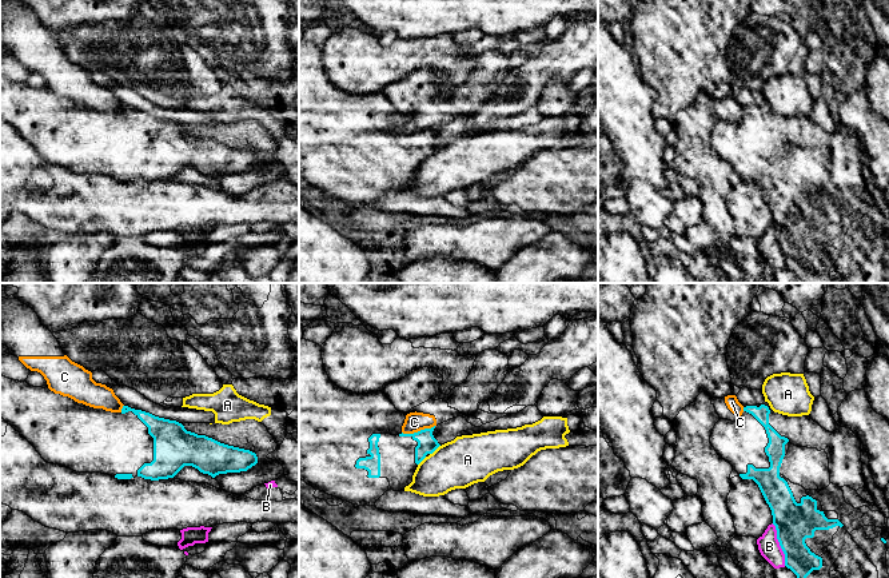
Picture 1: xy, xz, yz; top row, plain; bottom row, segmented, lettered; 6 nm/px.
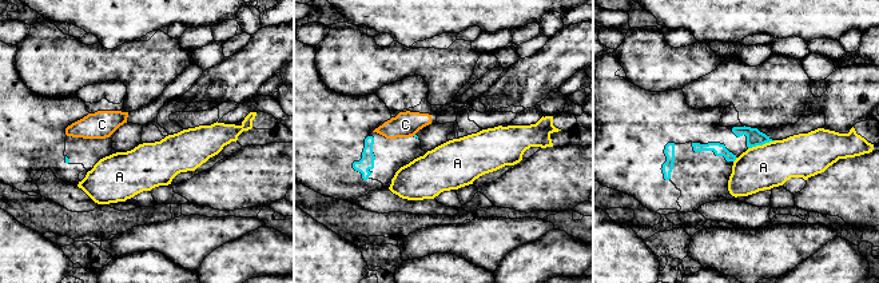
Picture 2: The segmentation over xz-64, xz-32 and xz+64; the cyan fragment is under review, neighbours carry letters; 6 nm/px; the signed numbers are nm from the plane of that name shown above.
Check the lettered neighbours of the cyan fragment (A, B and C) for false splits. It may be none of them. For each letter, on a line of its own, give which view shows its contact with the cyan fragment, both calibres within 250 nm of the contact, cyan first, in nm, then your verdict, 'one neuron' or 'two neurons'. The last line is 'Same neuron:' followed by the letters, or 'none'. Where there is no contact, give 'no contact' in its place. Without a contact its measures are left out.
A: meets cyan in xz; 110 nm thick on the cyan side, 300 nm on the other; two neurons
B: meets cyan in yz; 240 nm thick on the cyan side, 130 nm on the other; two neurons
C: meets cyan in xz; 110 nm thick on the cyan side, 120 nm on the other; two neurons
Same neuron: none

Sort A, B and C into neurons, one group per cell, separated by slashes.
A / B / C

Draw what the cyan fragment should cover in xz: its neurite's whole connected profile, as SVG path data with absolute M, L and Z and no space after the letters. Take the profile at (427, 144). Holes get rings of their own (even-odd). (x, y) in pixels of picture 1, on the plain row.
M299 41L299 179L307 186L358 207L375 207L386 192L404 191L418 166L442 147L432 136L435 127L403 135L404 120L406 115L395 109L383 91L355 95L335 87L324 71L322 47Z

